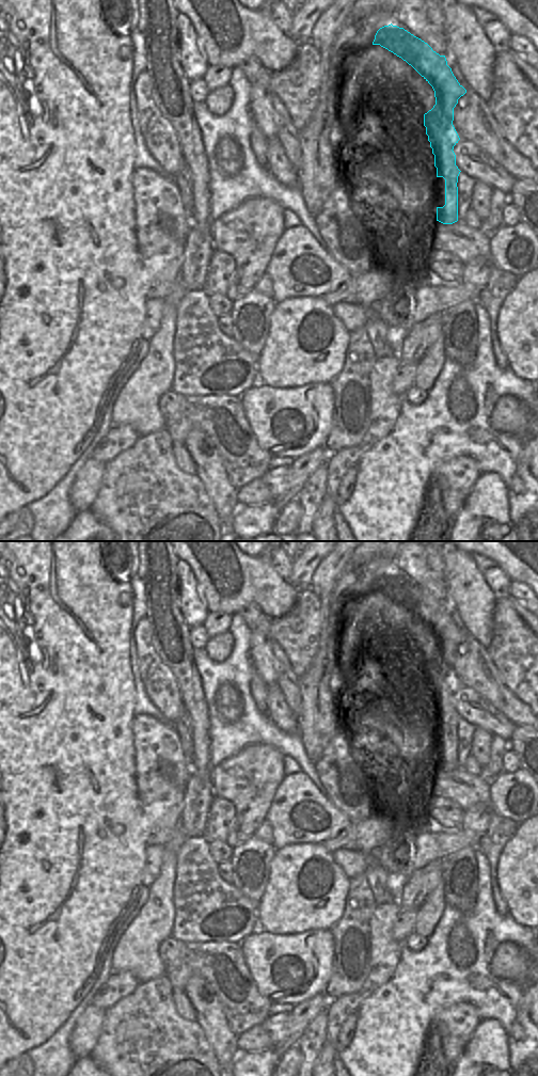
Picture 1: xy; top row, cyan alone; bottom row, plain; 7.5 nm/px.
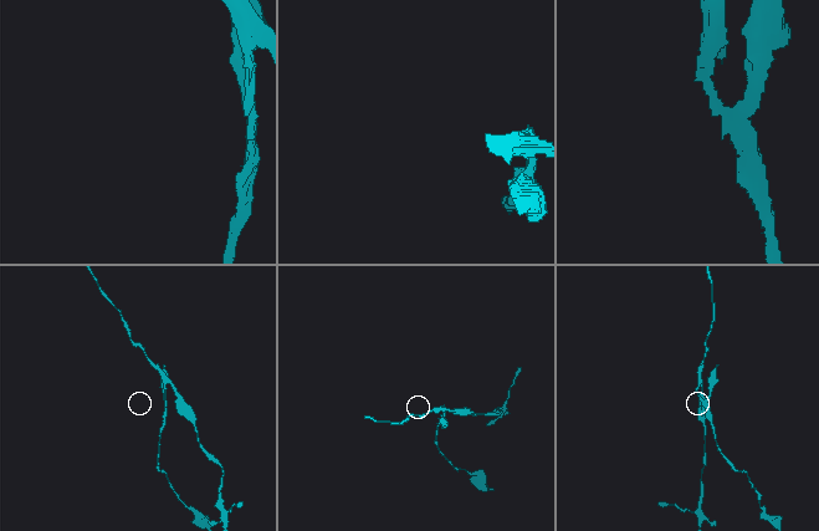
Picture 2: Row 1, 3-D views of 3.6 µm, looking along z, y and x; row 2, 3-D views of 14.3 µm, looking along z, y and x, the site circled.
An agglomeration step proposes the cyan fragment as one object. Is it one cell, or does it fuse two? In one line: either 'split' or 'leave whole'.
split

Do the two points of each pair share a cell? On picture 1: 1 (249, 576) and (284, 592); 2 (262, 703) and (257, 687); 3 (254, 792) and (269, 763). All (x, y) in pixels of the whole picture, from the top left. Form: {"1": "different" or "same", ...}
{"1": "same", "2": "same", "3": "same"}

